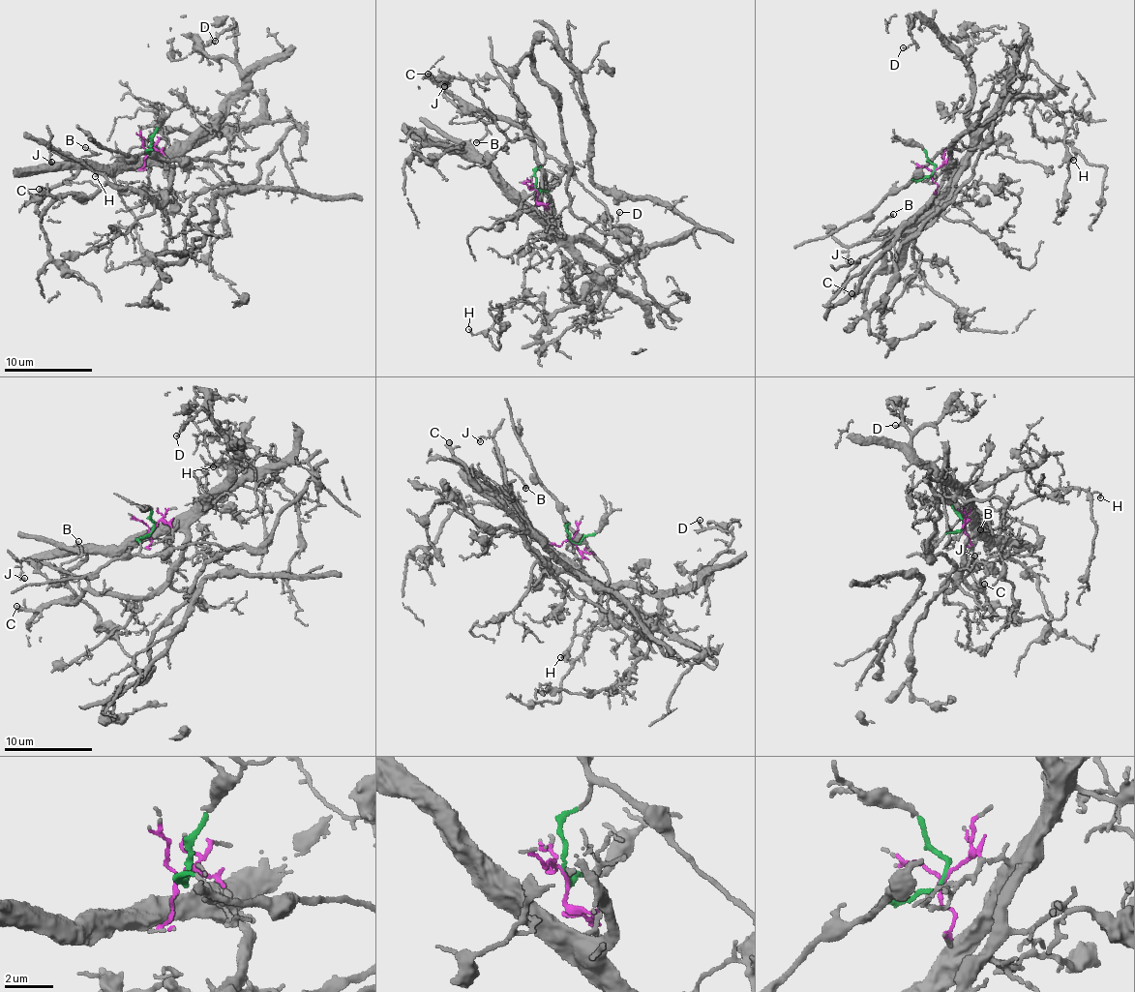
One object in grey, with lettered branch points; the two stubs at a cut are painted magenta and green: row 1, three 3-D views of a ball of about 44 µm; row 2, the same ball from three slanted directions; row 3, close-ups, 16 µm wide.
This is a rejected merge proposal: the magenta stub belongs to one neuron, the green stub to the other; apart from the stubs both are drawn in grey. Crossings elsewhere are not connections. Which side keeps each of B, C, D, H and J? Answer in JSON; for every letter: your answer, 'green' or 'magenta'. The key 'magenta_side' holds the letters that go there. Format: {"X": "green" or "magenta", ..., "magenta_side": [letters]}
{"B": "magenta", "C": "magenta", "D": "magenta", "H": "magenta", "J": "magenta", "magenta_side": ["B", "C", "D", "H", "J"]}

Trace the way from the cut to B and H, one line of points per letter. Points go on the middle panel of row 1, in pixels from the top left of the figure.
B: (537, 190), (547, 213), (546, 176), (532, 137), (517, 125), (472, 112), (487, 131), (476, 143)
H: (537, 190), (545, 225), (590, 288), (579, 305), (542, 314), (514, 302), (485, 331), (468, 329)

